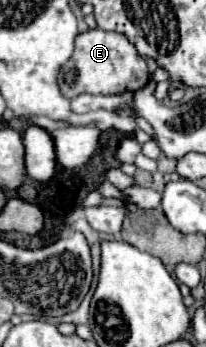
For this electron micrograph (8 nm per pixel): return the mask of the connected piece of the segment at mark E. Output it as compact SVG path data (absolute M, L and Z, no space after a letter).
M101 28L87 30L75 38L75 52L69 62L59 70L57 86L65 98L75 98L81 92L89 94L117 94L135 92L151 80L147 62L137 54L135 46L119 32L107 32Z

